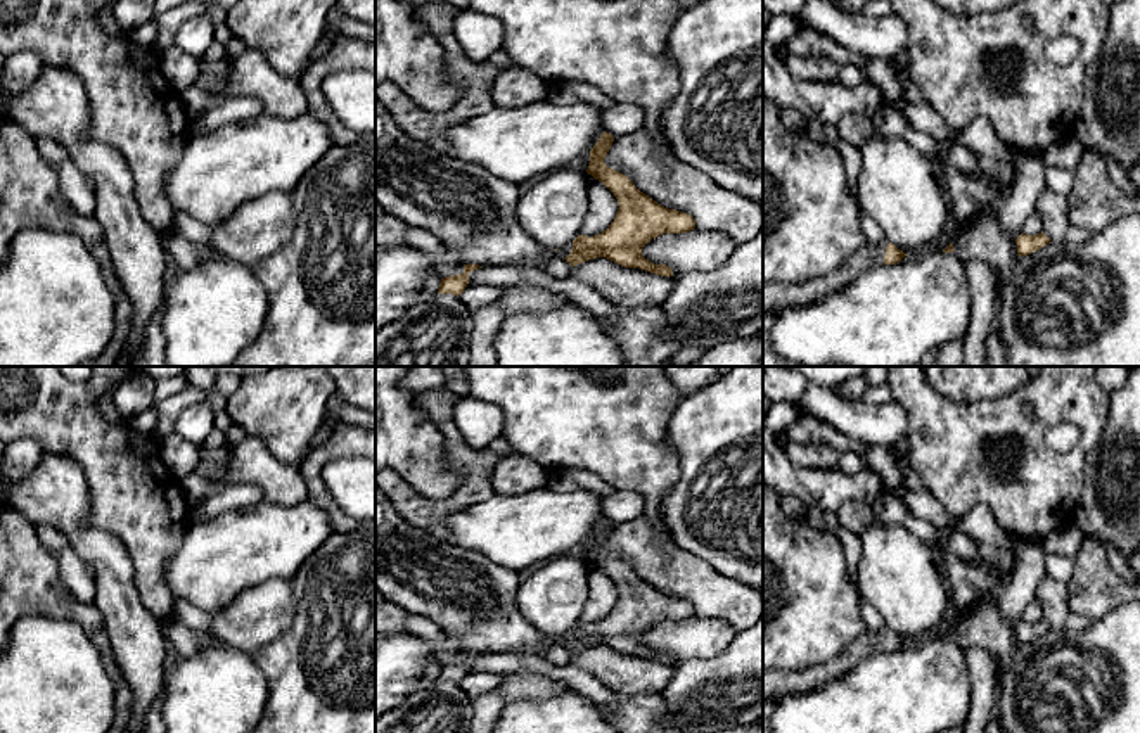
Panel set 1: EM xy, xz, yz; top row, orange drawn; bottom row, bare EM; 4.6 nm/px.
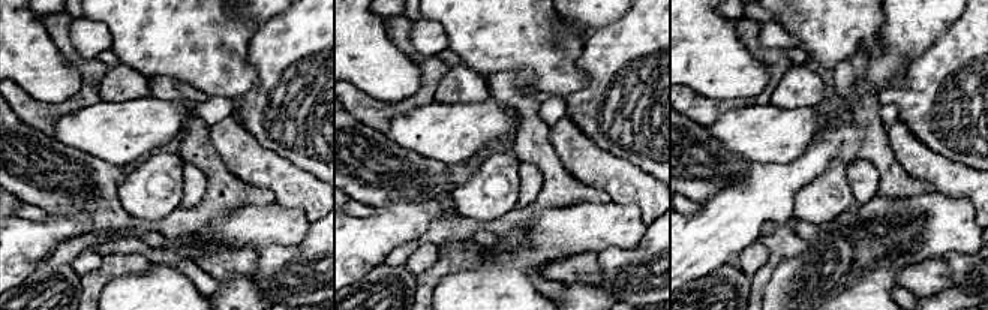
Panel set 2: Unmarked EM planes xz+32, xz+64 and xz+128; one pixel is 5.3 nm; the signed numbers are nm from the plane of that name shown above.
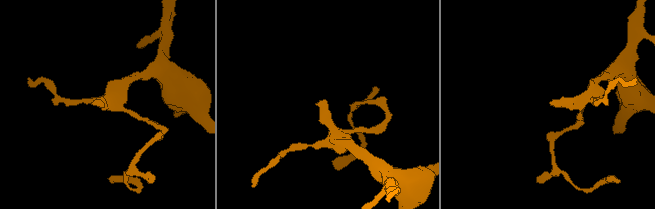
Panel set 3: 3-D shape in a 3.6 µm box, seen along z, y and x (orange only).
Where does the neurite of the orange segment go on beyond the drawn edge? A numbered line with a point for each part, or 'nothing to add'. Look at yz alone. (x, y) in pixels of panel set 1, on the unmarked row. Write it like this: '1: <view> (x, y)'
1: yz (775, 682)

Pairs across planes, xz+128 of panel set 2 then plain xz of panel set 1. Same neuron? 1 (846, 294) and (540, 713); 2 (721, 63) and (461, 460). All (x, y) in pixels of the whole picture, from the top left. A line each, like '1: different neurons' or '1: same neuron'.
1: same neuron
2: different neurons

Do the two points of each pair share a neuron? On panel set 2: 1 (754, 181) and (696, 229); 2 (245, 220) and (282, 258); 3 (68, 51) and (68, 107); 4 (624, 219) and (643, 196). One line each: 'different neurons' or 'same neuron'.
1: same neuron
2: different neurons
3: same neuron
4: different neurons

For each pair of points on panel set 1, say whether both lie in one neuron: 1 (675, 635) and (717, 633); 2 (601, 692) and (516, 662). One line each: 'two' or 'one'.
1: one
2: one

